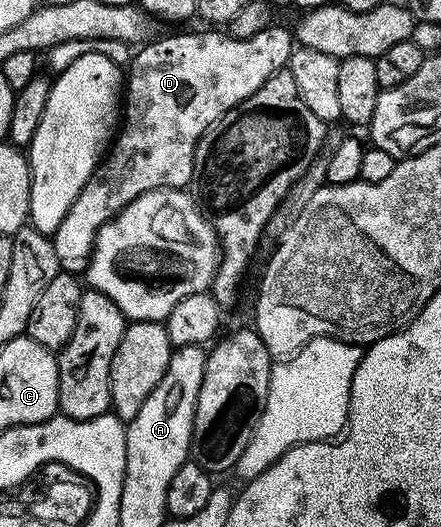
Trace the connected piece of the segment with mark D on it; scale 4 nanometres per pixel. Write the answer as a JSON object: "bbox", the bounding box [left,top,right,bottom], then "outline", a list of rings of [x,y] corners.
{"bbox":[51,27,271,274],"outline":[[[268,27],[259,30],[257,35],[247,38],[246,40],[237,40],[221,30],[205,31],[209,32],[181,32],[178,36],[165,36],[162,40],[157,40],[154,44],[147,45],[146,48],[138,47],[136,49],[136,51],[138,50],[137,64],[133,64],[130,68],[127,68],[127,83],[123,88],[123,115],[119,120],[119,131],[116,133],[111,147],[108,149],[107,155],[102,159],[101,163],[98,164],[97,169],[91,174],[91,178],[83,186],[79,198],[75,198],[75,202],[71,202],[71,210],[67,210],[67,214],[63,218],[59,230],[55,230],[52,234],[51,239],[55,246],[55,254],[59,258],[61,271],[72,272],[74,274],[84,273],[86,269],[88,269],[89,260],[93,257],[93,243],[97,237],[97,232],[105,223],[113,219],[118,212],[123,211],[135,198],[139,198],[148,192],[153,192],[156,188],[184,189],[193,178],[193,155],[197,149],[198,138],[200,138],[224,112],[231,111],[236,104],[242,104],[248,96],[255,94],[255,90],[259,90],[263,86],[263,82],[269,80],[271,75],[270,69],[265,69],[265,64],[261,61],[261,40],[268,38],[270,33]]]}

